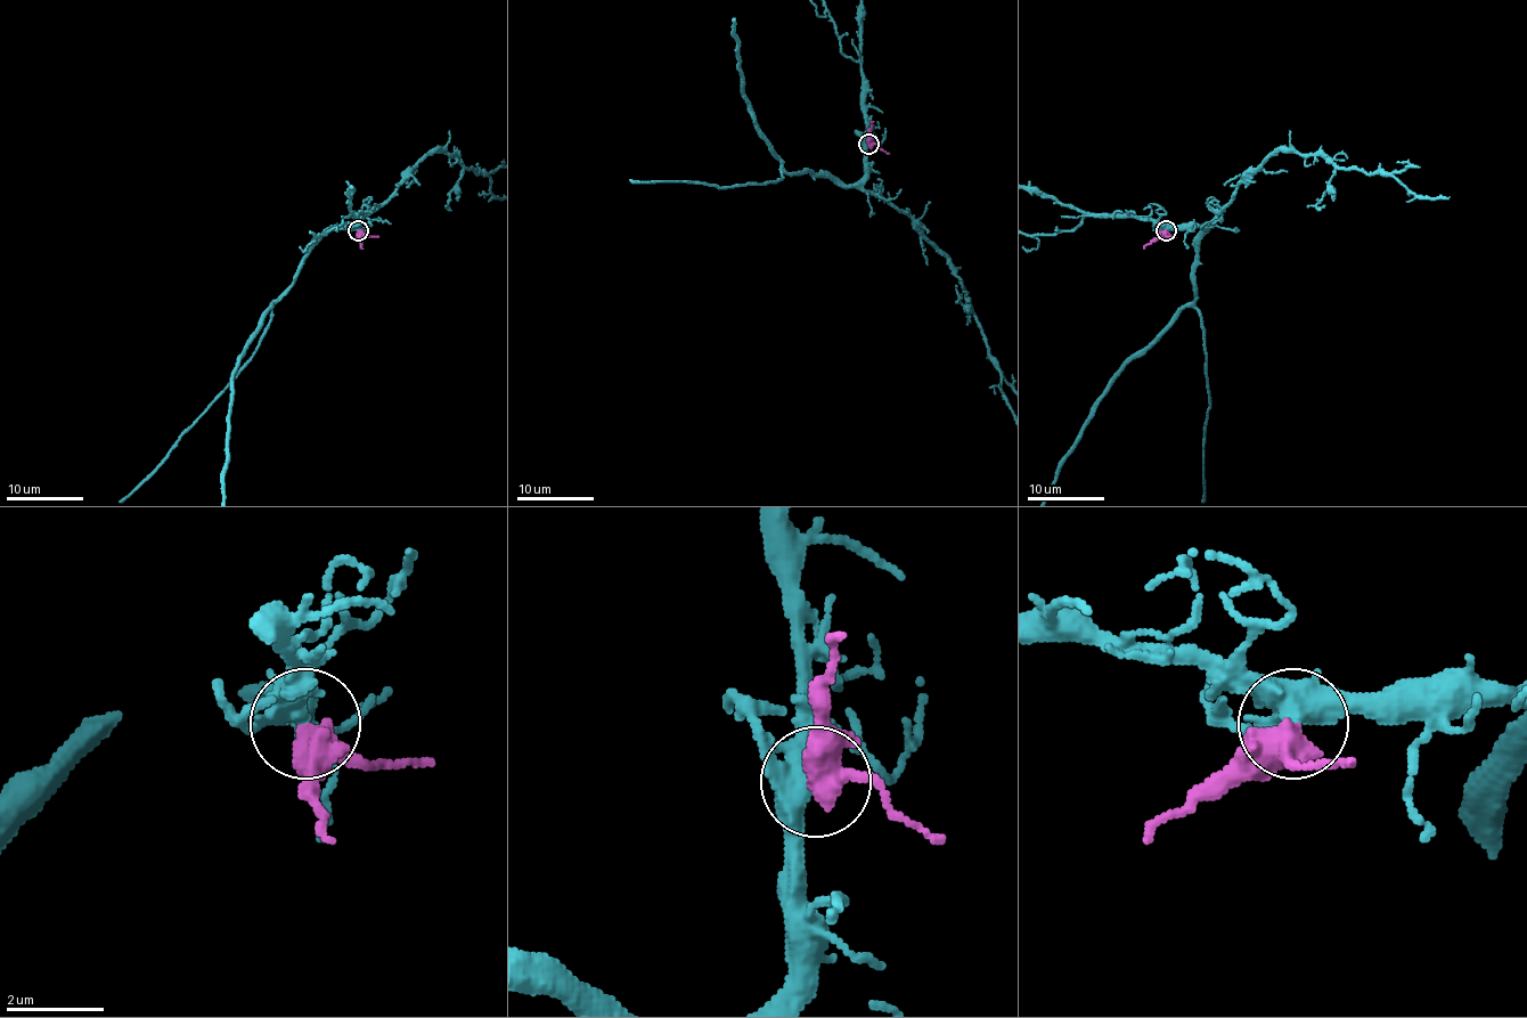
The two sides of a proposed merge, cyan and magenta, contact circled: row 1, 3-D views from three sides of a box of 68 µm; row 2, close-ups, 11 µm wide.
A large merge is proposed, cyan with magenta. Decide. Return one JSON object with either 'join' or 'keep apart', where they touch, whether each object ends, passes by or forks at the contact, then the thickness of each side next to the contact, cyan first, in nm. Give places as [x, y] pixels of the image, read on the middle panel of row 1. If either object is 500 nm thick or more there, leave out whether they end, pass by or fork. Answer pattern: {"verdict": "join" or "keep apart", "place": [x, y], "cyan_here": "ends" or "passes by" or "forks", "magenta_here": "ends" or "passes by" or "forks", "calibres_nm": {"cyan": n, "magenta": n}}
{"verdict": "join", "place": [868, 144], "cyan_here": "forks", "magenta_here": "passes by", "calibres_nm": {"cyan": 380, "magenta": 460}}

